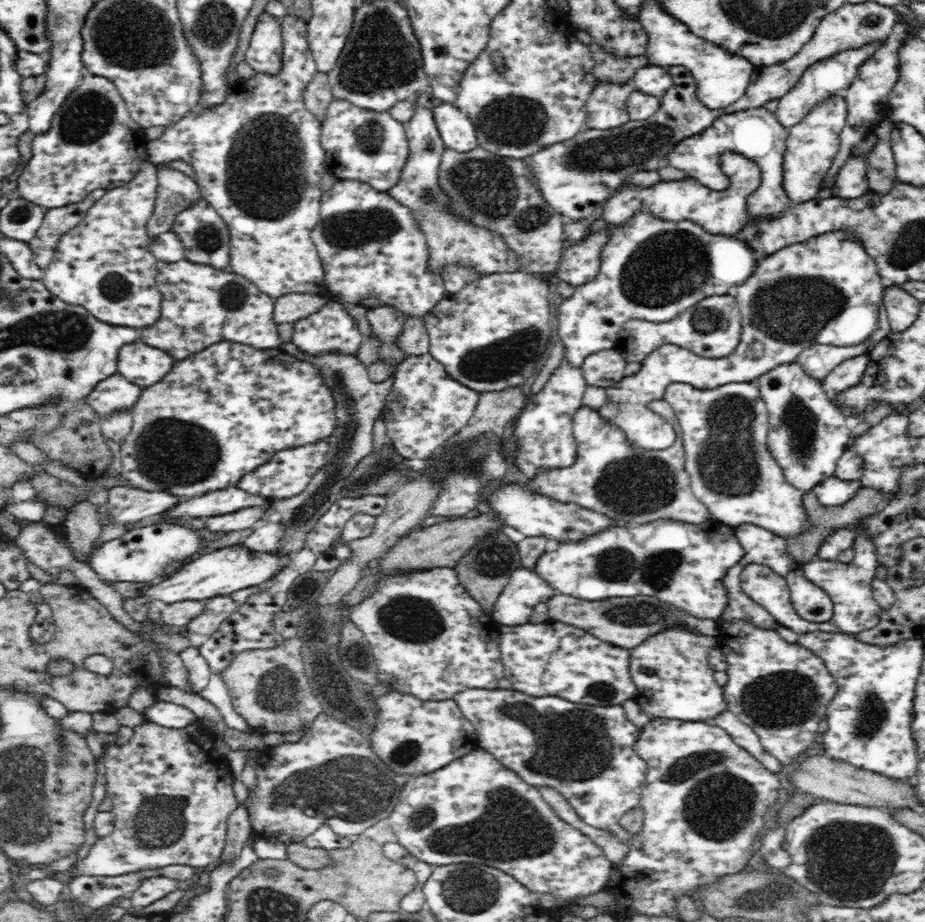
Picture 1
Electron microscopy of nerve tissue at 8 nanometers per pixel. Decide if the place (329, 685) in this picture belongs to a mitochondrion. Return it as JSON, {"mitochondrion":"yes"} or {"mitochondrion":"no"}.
{"mitochondrion":"yes"}

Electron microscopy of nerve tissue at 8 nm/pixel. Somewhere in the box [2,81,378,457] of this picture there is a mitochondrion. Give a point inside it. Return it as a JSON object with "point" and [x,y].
{"point":[257,184]}

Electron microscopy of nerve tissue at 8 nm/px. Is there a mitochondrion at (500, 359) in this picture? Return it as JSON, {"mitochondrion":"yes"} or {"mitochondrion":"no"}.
{"mitochondrion":"yes"}

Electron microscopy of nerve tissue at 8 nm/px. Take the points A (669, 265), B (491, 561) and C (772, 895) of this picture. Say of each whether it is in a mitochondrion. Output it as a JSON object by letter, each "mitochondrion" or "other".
{"A":"mitochondrion","B":"mitochondrion","C":"mitochondrion"}

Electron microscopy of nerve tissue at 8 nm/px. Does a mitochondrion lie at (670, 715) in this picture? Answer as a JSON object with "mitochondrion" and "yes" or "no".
{"mitochondrion":"no"}

